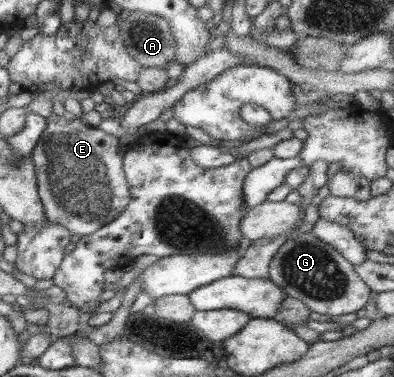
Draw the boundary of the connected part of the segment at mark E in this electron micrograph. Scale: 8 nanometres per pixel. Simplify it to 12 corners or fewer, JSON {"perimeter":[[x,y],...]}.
{"perimeter":[[52,113],[30,154],[46,220],[81,237],[128,204],[116,136]]}

